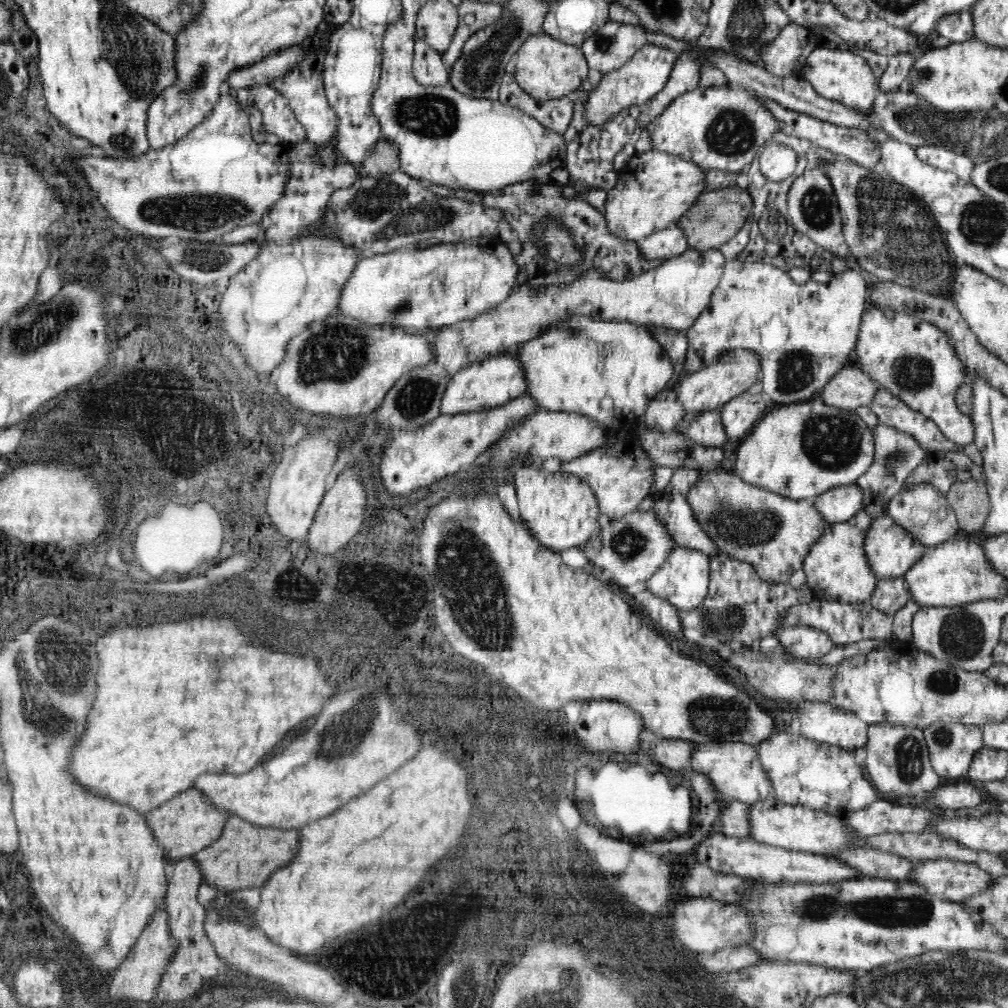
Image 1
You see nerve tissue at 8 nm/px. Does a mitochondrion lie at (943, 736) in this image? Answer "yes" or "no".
yes

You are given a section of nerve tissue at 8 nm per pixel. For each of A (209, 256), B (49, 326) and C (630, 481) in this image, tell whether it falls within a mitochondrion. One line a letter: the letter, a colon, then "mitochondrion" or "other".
A: mitochondrion
B: mitochondrion
C: other

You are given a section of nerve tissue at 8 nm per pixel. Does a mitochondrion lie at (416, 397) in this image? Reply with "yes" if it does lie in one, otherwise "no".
yes

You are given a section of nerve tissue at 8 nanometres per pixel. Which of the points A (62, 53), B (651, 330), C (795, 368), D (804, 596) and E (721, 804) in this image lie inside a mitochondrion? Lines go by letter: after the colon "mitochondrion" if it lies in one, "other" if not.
A: other
B: other
C: mitochondrion
D: other
E: other

